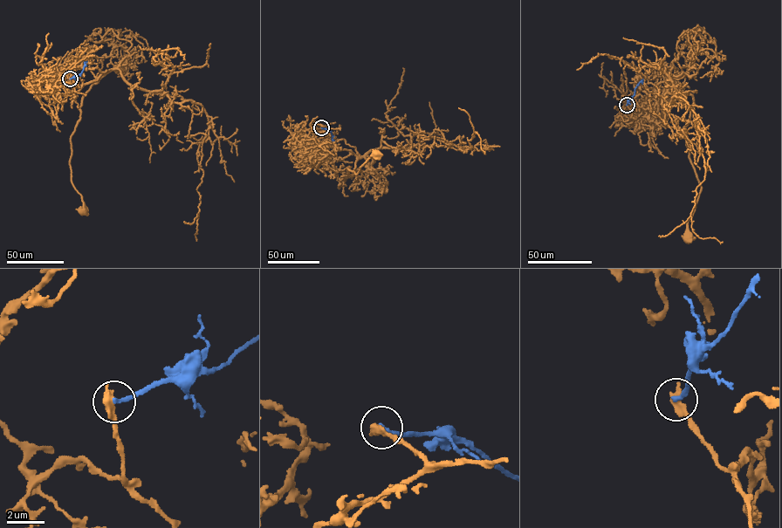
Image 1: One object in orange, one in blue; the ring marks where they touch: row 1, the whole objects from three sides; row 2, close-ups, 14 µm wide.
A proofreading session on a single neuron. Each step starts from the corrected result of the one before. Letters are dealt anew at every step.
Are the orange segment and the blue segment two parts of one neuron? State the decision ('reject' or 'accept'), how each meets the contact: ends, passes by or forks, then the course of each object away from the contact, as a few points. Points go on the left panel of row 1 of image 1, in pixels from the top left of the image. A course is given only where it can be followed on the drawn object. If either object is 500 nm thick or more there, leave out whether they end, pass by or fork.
reject; course orange (70, 78), (70, 84), (50, 80), (65, 94), (108, 72), (83, 98), (71, 135), (72, 182), (84, 210); course blue (70, 78), (80, 73), (87, 61)

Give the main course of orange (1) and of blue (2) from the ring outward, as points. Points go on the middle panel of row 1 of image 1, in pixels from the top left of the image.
1: (321, 127), (308, 145), (321, 154), (350, 150), (360, 157), (349, 174), (347, 168), (356, 174), (378, 154)
2: (321, 127), (330, 131), (334, 140)

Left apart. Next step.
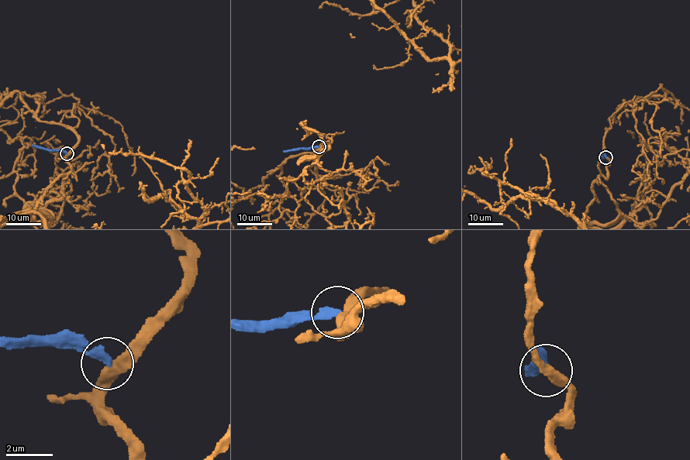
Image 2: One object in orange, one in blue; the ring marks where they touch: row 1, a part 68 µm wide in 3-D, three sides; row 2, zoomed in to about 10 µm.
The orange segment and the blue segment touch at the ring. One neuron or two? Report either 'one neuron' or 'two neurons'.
two neurons

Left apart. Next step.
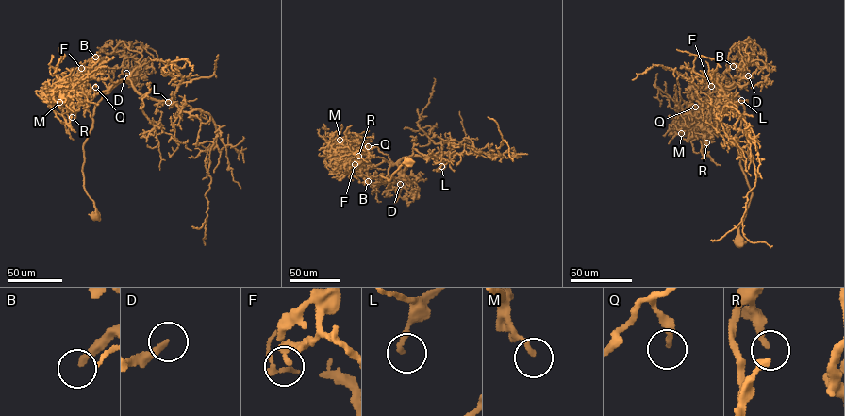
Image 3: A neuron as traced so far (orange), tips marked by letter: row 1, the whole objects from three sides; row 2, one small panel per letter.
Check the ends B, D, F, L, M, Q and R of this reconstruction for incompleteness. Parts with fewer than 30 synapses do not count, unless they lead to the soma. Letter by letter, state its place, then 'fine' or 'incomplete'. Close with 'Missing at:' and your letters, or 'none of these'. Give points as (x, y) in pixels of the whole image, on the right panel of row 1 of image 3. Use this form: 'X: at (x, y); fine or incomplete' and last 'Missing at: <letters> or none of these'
B: at (733, 66); incomplete
D: at (748, 75); incomplete
F: at (711, 86); fine
L: at (741, 100); fine
M: at (681, 133); fine
Q: at (695, 107); fine
R: at (706, 142); fine
Missing at: B, D

